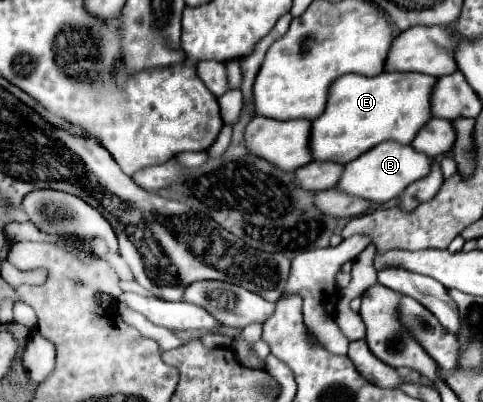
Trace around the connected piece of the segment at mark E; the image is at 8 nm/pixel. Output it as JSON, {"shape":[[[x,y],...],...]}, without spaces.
{"shape":[[[382,72],[378,76],[362,76],[362,74],[344,74],[330,86],[330,98],[322,116],[312,122],[312,138],[310,148],[314,160],[324,162],[340,162],[348,164],[360,154],[368,152],[380,142],[396,140],[400,144],[410,144],[414,136],[424,128],[424,124],[432,118],[430,112],[430,92],[438,78],[418,74],[418,72]]]}

